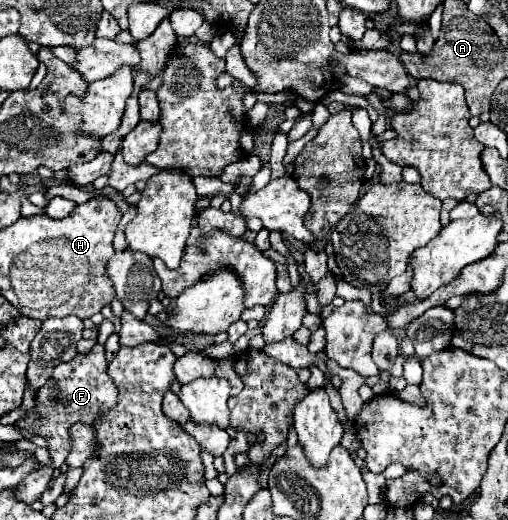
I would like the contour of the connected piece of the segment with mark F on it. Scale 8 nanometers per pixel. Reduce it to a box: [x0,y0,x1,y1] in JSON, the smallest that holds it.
[17,344,119,504]

